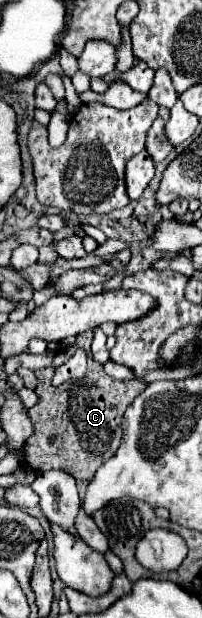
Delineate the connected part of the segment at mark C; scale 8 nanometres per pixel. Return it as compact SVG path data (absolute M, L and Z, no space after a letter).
M87 351L89 369L83 379L65 381L59 387L51 385L51 375L47 369L37 371L39 385L35 389L39 401L35 407L27 409L33 423L33 435L23 445L23 459L33 471L59 469L73 475L77 481L91 481L95 471L111 459L123 437L121 419L125 409L145 391L145 383L137 379L117 381L105 375L103 365L93 359Z

